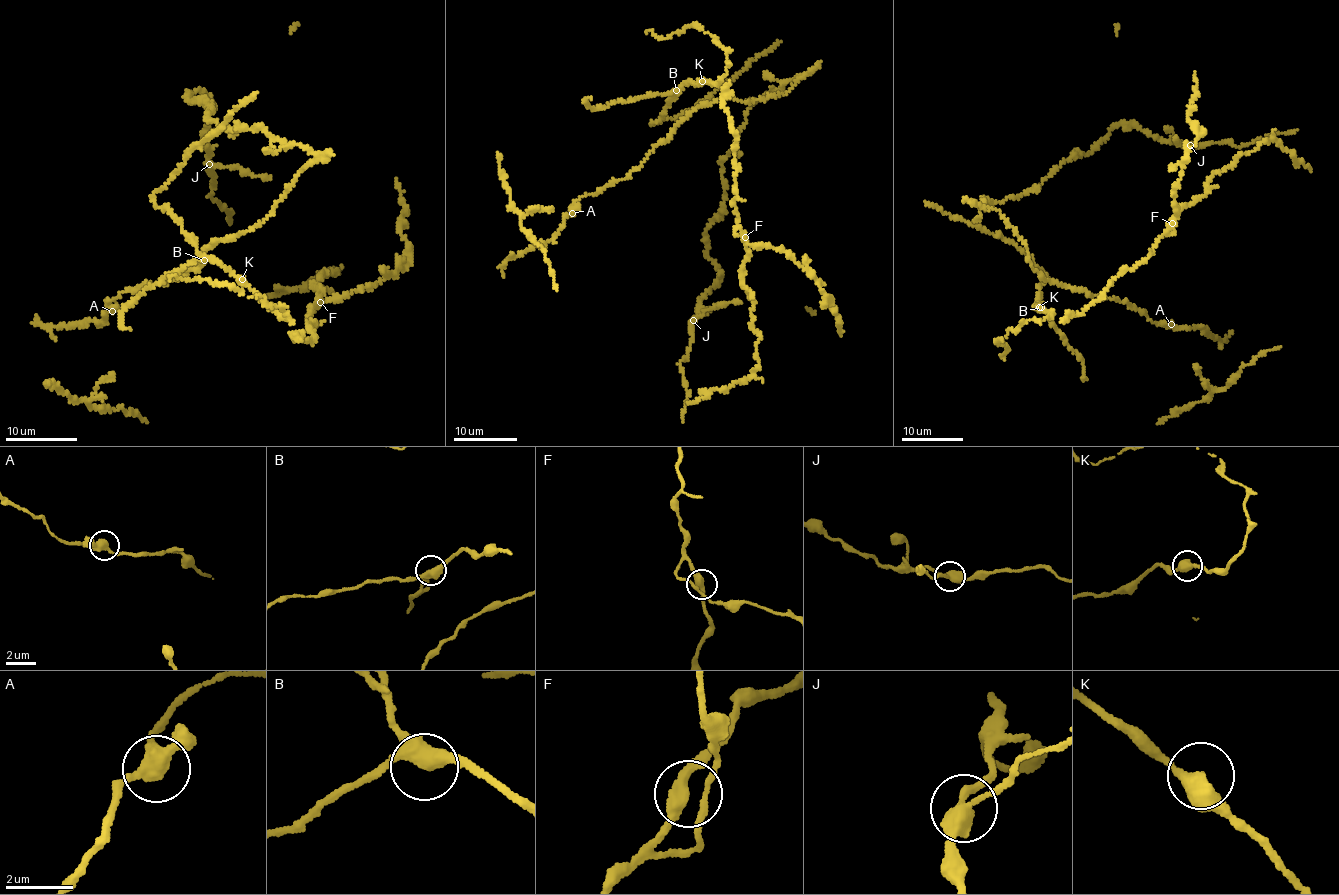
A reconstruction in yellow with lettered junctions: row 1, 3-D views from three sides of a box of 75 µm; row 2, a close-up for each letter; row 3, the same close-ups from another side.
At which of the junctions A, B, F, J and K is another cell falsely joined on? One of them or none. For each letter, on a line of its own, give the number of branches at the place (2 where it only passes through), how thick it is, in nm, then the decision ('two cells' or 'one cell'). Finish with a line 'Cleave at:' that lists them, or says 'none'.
A: 3 | 340 nm | one cell
B: 3 | 360 nm | one cell
F: 2 | 400 nm | one cell
J: 3 | 380 nm | one cell
K: 2 | 440 nm | one cell
Cleave at: none

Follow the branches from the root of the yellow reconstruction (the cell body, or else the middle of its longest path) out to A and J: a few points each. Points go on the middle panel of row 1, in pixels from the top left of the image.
A: (731, 98), (690, 110), (627, 178), (612, 180), (593, 194), (579, 198), (571, 206), (572, 213)
J: (731, 98), (779, 94), (808, 73), (753, 101), (724, 157), (723, 205), (705, 253), (719, 284), (694, 320)

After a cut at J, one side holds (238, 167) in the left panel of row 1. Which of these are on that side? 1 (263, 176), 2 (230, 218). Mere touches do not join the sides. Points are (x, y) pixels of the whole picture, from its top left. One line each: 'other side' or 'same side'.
1: same side
2: same side

